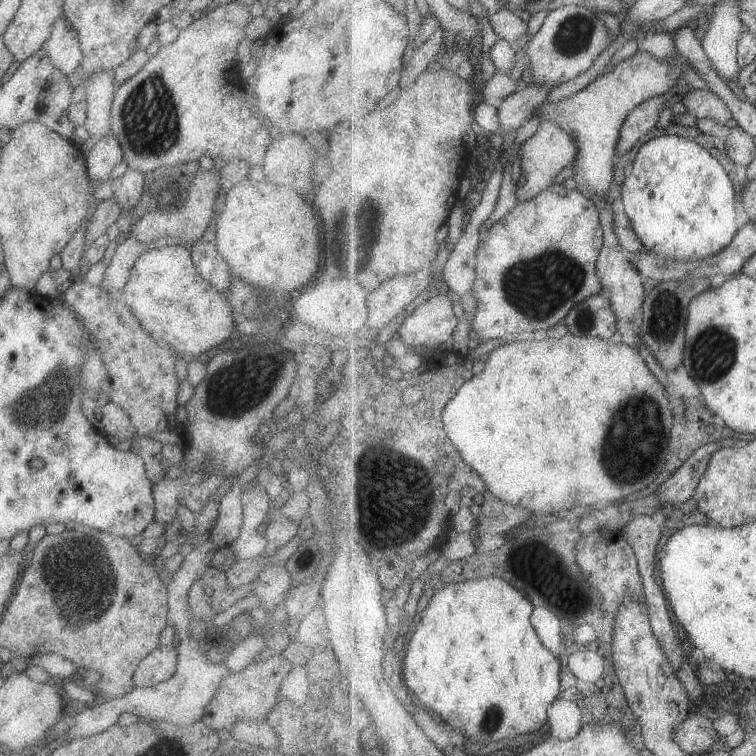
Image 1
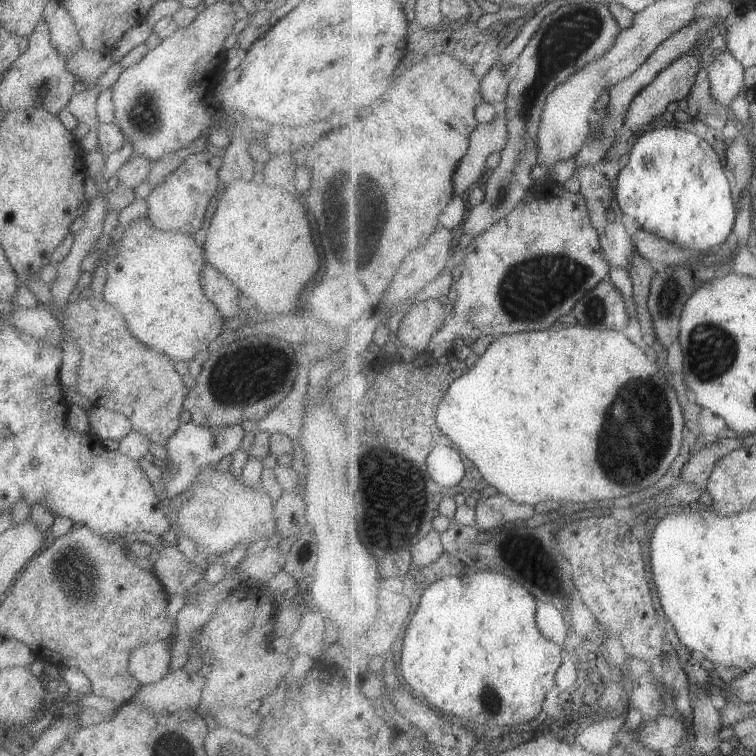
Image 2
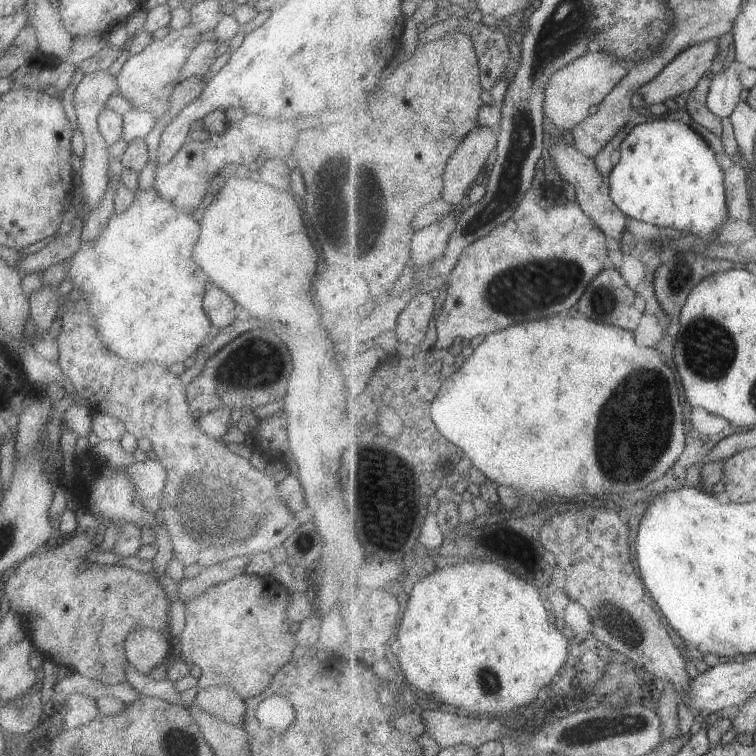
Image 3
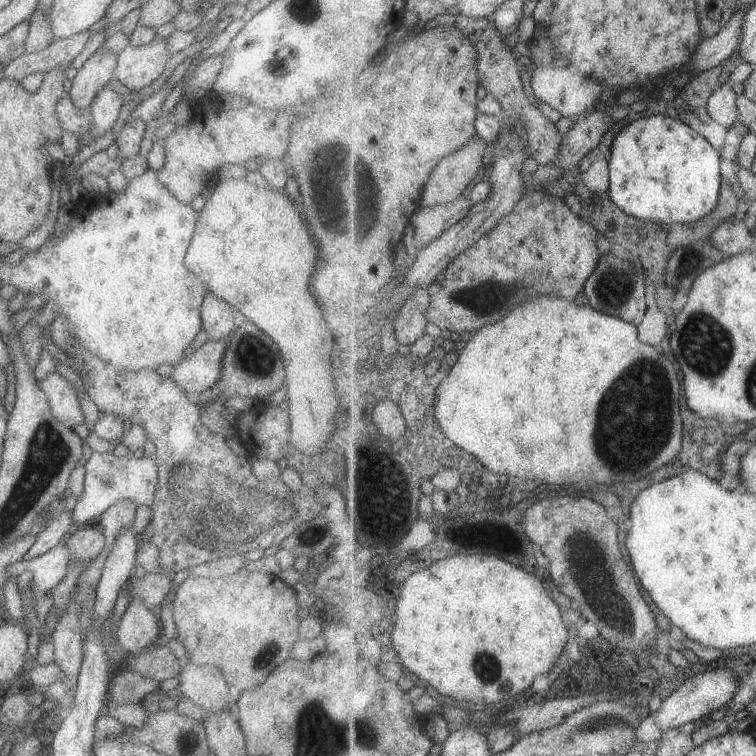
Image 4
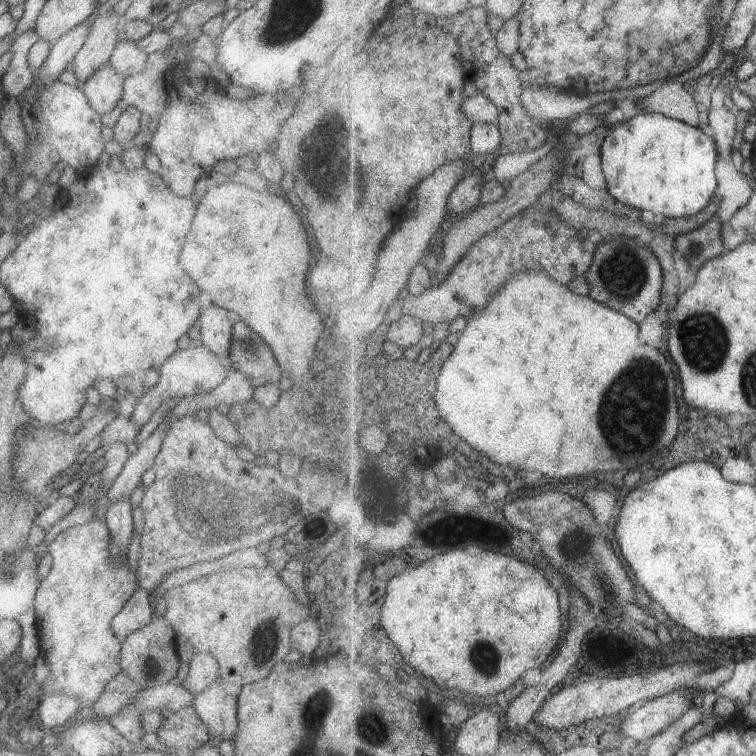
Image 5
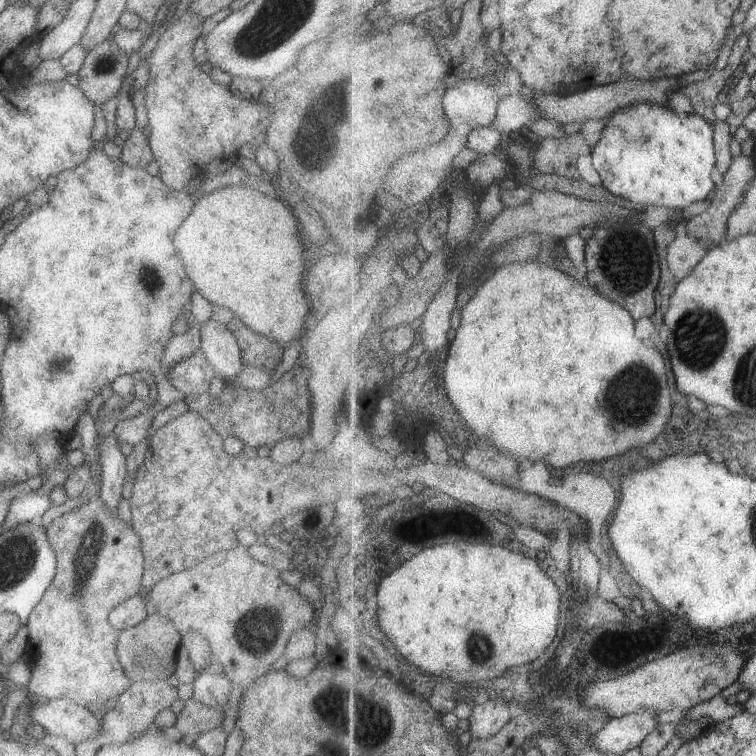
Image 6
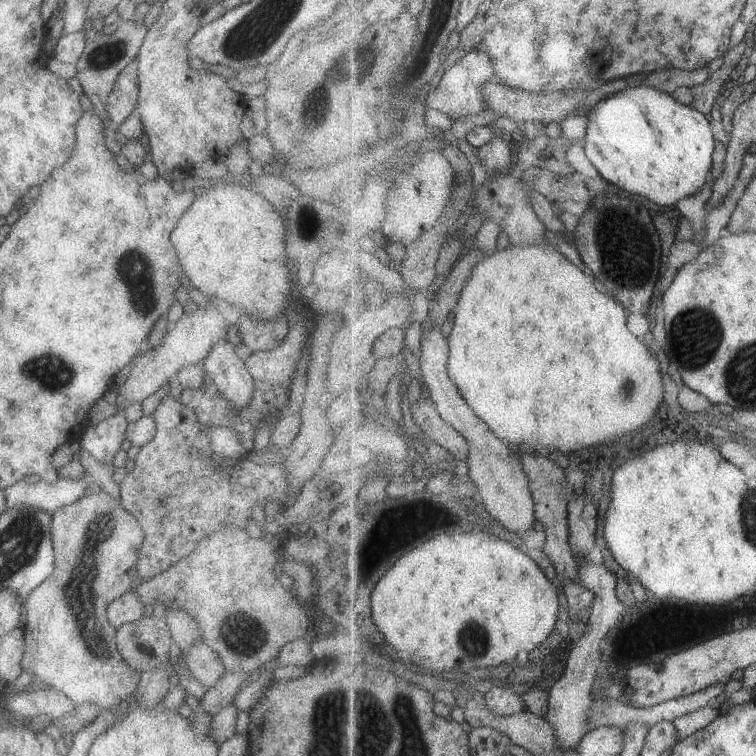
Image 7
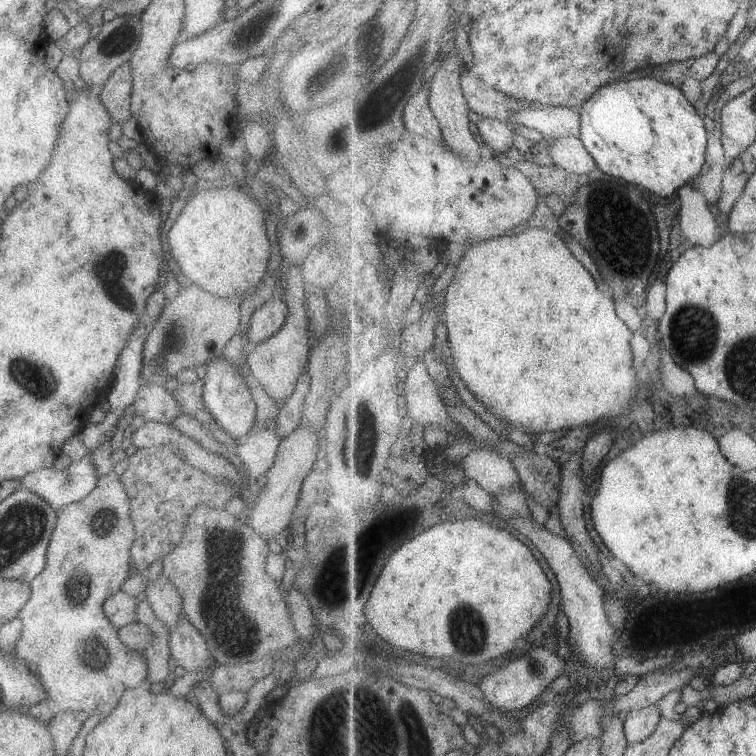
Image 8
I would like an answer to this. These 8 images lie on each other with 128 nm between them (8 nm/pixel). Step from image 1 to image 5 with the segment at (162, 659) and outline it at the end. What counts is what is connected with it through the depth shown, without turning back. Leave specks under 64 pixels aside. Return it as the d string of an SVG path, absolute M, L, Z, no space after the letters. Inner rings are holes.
M140 586L129 596L125 605L113 616L110 626L115 637L121 642L125 638L147 624L153 618L153 603L149 603L149 594Z

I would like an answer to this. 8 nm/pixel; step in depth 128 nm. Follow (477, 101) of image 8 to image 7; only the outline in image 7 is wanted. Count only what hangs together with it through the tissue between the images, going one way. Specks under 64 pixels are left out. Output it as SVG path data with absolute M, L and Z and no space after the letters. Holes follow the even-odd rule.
M491 80L482 86L482 98L484 99L485 109L491 110L495 115L511 119L517 124L523 124L527 121L534 121L549 125L551 122L559 123L568 115L577 115L575 108L577 106L584 108L586 115L591 109L602 100L605 96L617 92L623 88L623 80L615 80L611 84L605 84L603 88L594 92L561 92L561 93L529 93L520 89L510 88L498 80Z

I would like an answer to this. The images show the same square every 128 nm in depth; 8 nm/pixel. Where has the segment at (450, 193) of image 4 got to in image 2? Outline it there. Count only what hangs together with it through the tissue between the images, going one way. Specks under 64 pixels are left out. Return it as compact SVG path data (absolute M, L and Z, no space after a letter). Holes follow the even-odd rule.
M506 112L499 114L490 124L478 124L471 134L469 151L460 161L452 179L457 197L477 184L487 168L487 158L494 152L502 152L507 147L508 137Z

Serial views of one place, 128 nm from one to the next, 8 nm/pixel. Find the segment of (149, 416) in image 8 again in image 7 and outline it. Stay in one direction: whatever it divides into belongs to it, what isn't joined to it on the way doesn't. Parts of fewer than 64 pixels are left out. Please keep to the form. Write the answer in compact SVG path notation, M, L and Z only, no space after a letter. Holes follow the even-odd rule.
M170 394L153 404L153 412L149 415L156 425L154 438L139 448L139 454L133 458L133 468L118 483L120 504L142 529L142 546L135 562L137 578L149 580L164 572L171 564L184 558L201 536L209 534L219 524L243 526L249 516L249 508L253 502L273 500L278 504L285 502L284 496L291 493L286 486L284 467L282 464L257 464L253 458L242 463L232 459L221 458L210 452L209 442L204 428L198 422L191 408L184 406Z

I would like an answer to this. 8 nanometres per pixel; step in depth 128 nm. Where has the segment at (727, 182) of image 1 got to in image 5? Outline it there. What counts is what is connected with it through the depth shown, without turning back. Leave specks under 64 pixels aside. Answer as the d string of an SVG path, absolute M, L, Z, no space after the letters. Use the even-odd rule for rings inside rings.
M660 113L637 115L608 134L602 145L602 168L608 193L643 213L651 210L663 217L690 217L703 212L717 191L718 146L709 129L695 127Z

